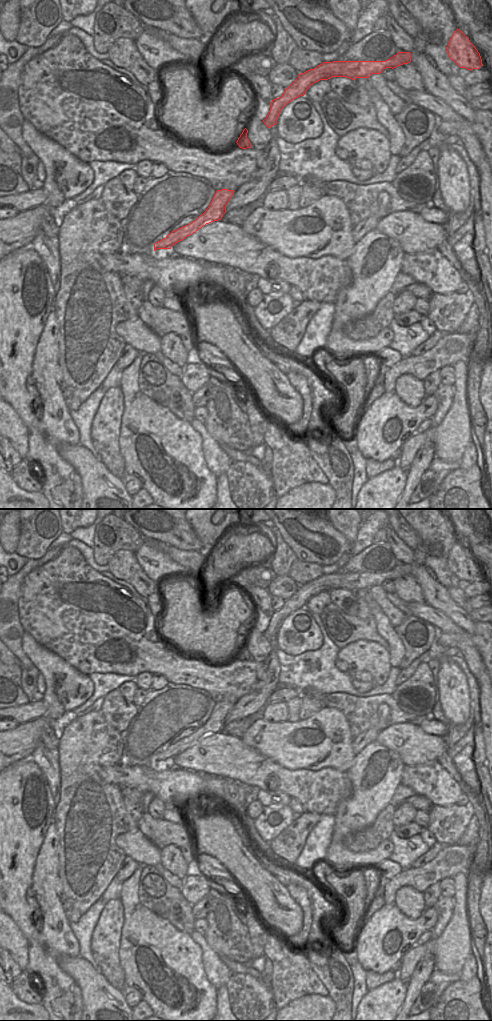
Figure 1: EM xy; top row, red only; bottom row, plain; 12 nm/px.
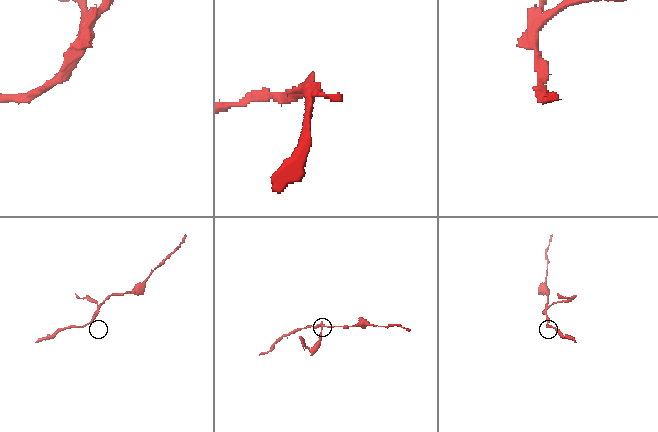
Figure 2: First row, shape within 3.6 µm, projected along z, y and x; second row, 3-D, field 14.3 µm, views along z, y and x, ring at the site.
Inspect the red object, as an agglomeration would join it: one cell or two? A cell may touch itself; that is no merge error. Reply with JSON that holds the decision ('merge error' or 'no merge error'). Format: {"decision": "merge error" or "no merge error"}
{"decision": "merge error"}

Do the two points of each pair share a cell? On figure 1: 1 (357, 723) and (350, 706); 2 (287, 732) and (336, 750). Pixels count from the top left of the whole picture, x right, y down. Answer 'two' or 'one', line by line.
1: one
2: one

